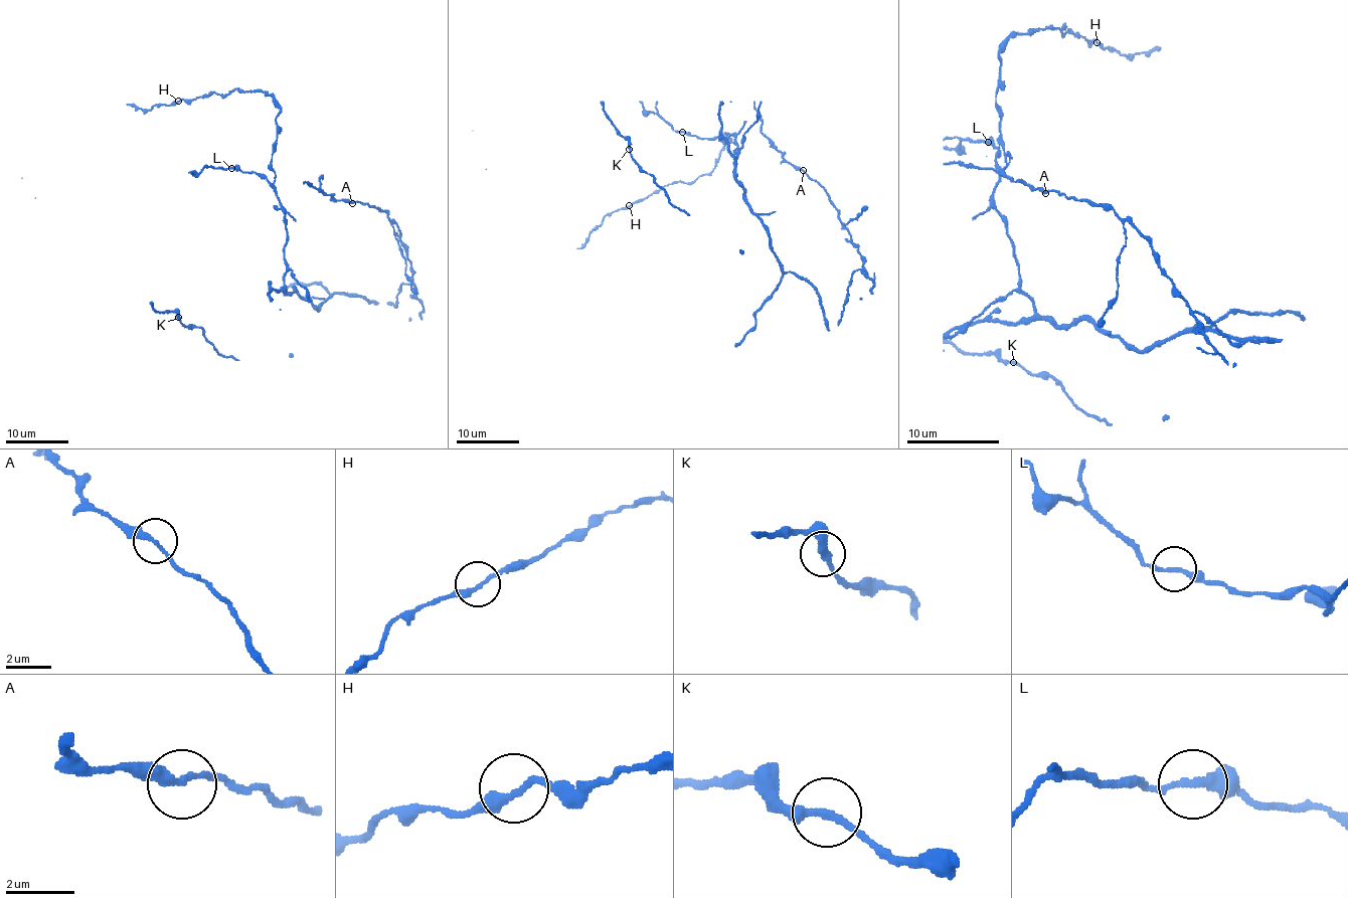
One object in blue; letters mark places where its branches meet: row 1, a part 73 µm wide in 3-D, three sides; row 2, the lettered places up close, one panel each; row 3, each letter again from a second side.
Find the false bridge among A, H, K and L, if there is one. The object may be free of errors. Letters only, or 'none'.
none

